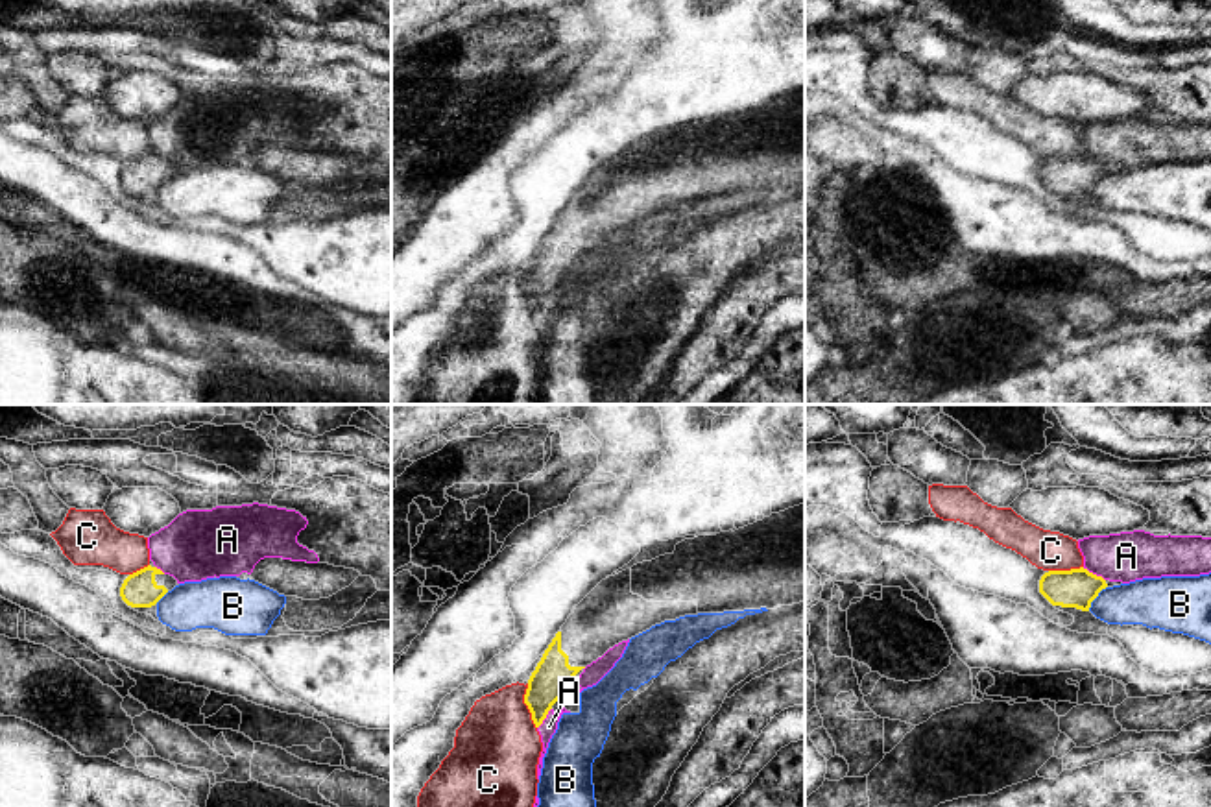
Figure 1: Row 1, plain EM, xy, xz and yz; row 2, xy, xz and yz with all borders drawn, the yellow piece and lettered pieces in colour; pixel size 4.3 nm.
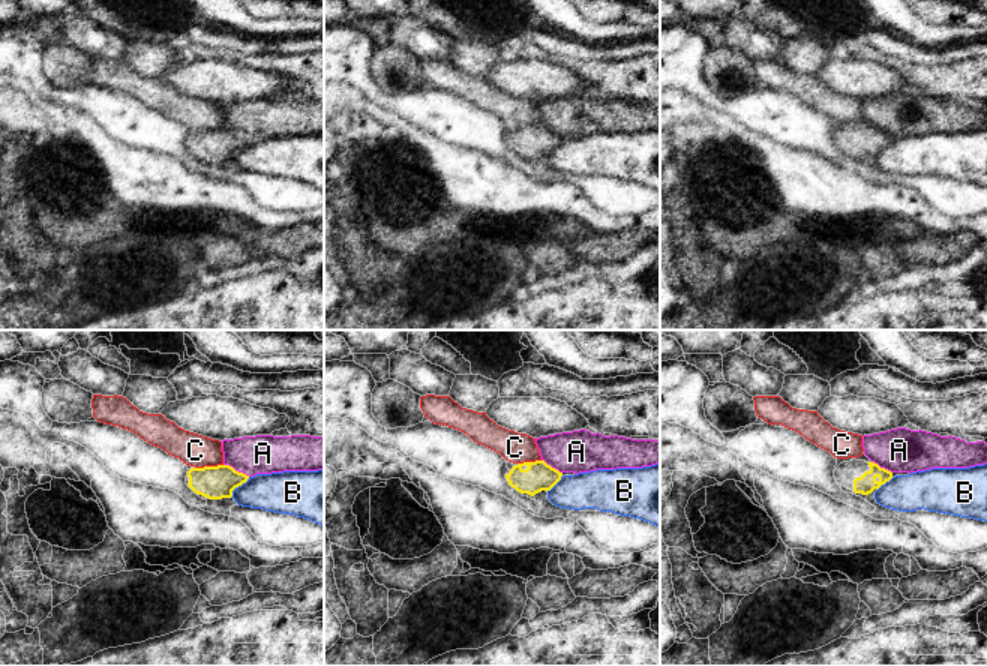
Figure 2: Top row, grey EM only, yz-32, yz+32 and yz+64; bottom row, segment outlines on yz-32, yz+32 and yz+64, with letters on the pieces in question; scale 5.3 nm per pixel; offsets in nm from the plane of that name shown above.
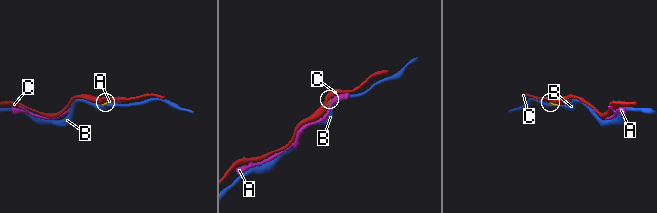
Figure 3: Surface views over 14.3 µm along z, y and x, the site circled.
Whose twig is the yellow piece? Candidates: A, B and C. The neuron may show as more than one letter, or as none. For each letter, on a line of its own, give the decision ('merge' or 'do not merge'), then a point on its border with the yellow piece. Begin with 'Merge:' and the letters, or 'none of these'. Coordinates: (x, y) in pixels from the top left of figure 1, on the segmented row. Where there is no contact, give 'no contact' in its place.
Merge: none of these
A: do not merge | yz (1091, 573)
B: do not merge | yz (1095, 597)
C: do not merge | xz (527, 704)

